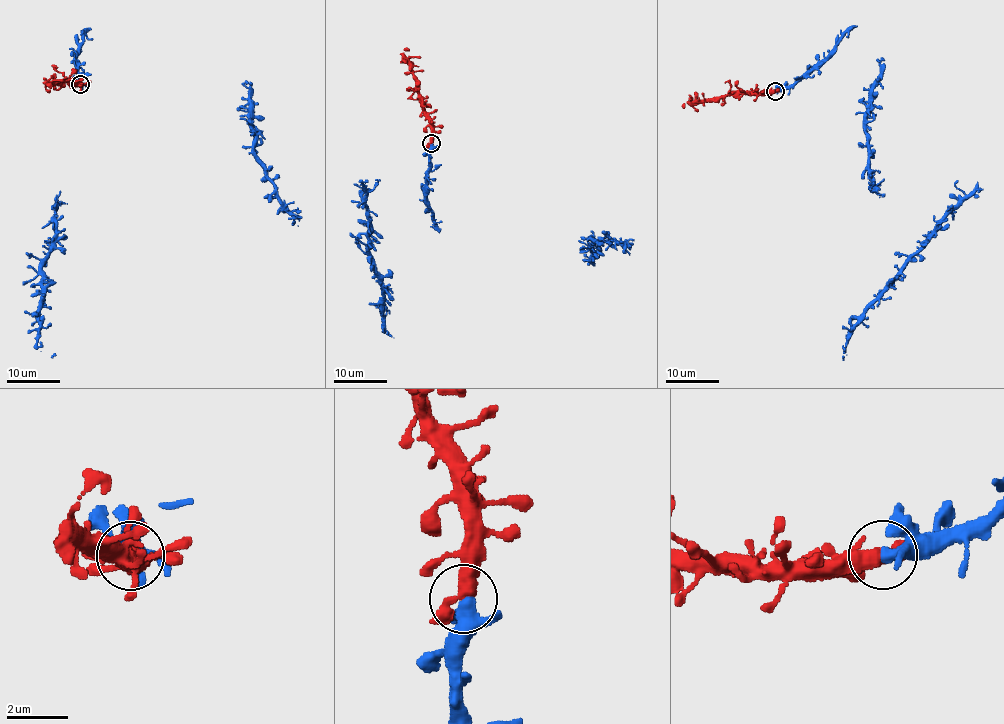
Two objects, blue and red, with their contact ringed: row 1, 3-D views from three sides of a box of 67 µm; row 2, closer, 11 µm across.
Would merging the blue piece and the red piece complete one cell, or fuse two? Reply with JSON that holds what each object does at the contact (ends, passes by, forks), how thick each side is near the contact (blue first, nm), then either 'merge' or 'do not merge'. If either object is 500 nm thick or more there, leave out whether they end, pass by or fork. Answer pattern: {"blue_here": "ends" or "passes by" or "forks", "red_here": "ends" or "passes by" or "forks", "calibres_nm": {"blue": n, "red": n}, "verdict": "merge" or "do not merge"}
{"calibres_nm": {"blue": 340, "red": 600}, "verdict": "merge"}

